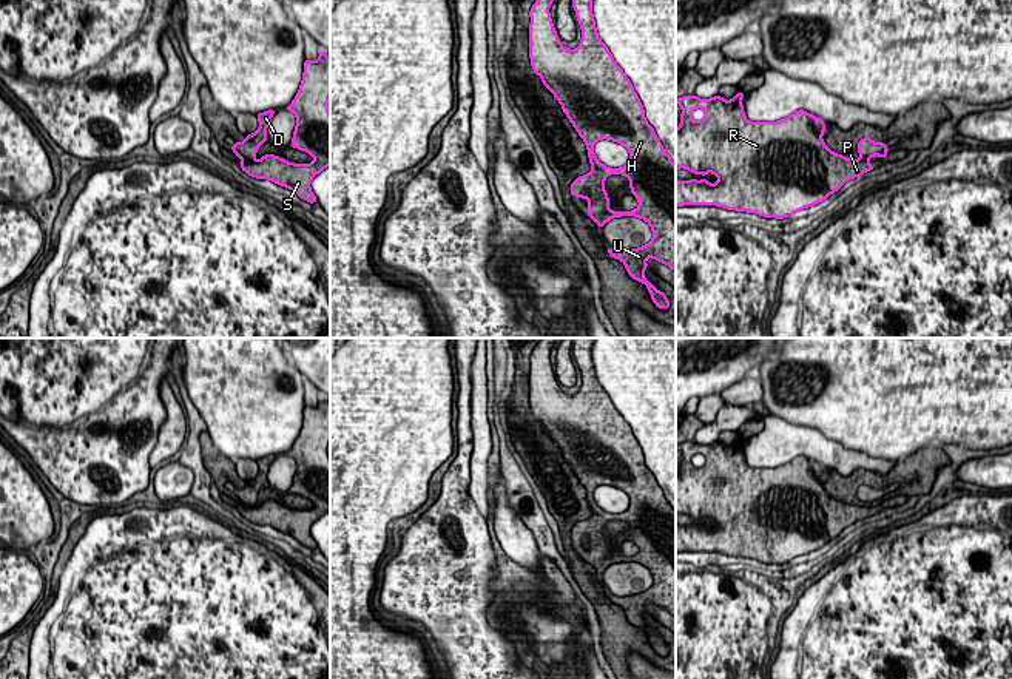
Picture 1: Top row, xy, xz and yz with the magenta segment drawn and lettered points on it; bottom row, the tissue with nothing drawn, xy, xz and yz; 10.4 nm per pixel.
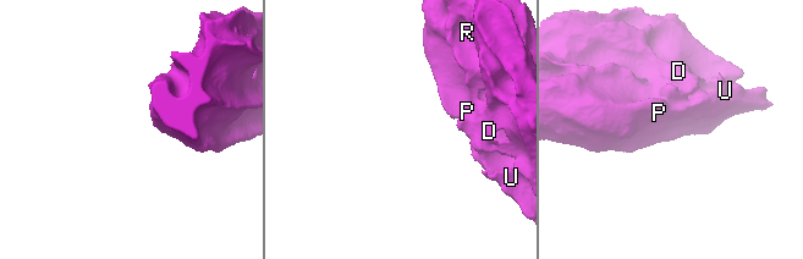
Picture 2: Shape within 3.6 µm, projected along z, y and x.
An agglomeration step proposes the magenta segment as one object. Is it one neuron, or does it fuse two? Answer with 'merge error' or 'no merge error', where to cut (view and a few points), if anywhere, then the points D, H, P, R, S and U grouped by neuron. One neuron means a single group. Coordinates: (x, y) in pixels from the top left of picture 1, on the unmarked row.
no merge error; cut none; groups D H P R S U

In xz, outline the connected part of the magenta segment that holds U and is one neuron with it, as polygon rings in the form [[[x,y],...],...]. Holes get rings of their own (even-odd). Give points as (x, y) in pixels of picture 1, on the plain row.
[[[543,338],[529,356],[529,403],[534,418],[560,448],[588,494],[592,514],[571,529],[571,540],[588,545],[586,562],[600,574],[622,562],[636,562],[649,569],[653,585],[646,591],[625,597],[606,596],[625,610],[632,625],[648,633],[656,653],[670,654],[665,639],[645,623],[643,616],[649,614],[646,605],[653,603],[676,617],[676,511],[646,468],[631,426],[597,380],[594,338],[572,338],[572,353],[582,373],[582,387],[575,395],[565,394],[555,378],[549,360],[554,341]],[[602,485],[623,491],[629,497],[628,509],[620,514],[603,511],[592,495]],[[609,520],[629,525],[631,540],[639,546],[636,556],[609,554],[603,534]]]

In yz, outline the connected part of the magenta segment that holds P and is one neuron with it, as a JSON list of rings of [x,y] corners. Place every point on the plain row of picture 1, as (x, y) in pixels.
[[[739,437],[731,446],[719,440],[711,444],[699,444],[696,440],[677,444],[682,461],[676,475],[676,515],[685,514],[703,525],[676,525],[676,552],[717,551],[782,565],[822,548],[847,526],[875,515],[870,503],[887,503],[887,491],[869,481],[858,488],[859,505],[833,498],[822,486],[824,466],[804,455],[778,468],[750,468],[742,443]]]

